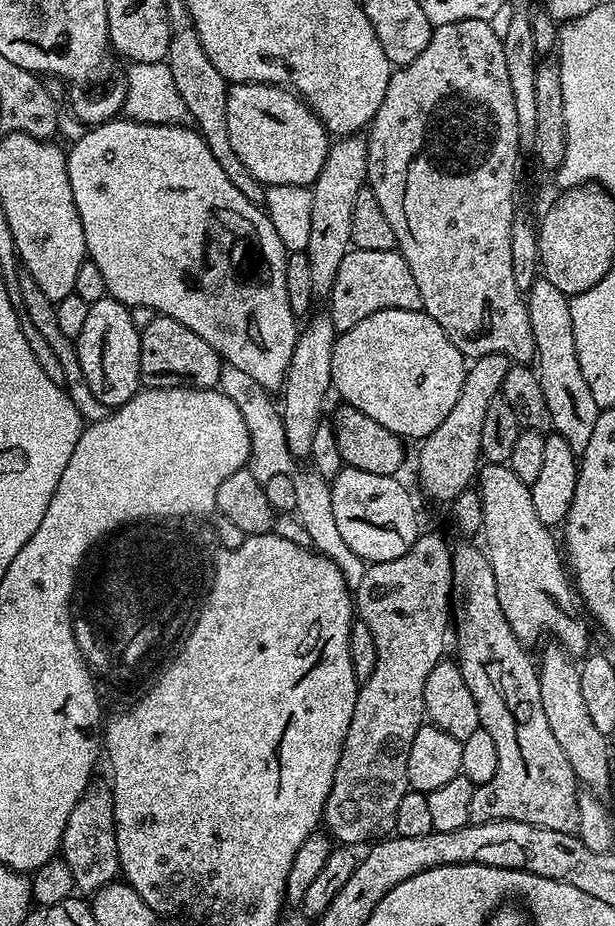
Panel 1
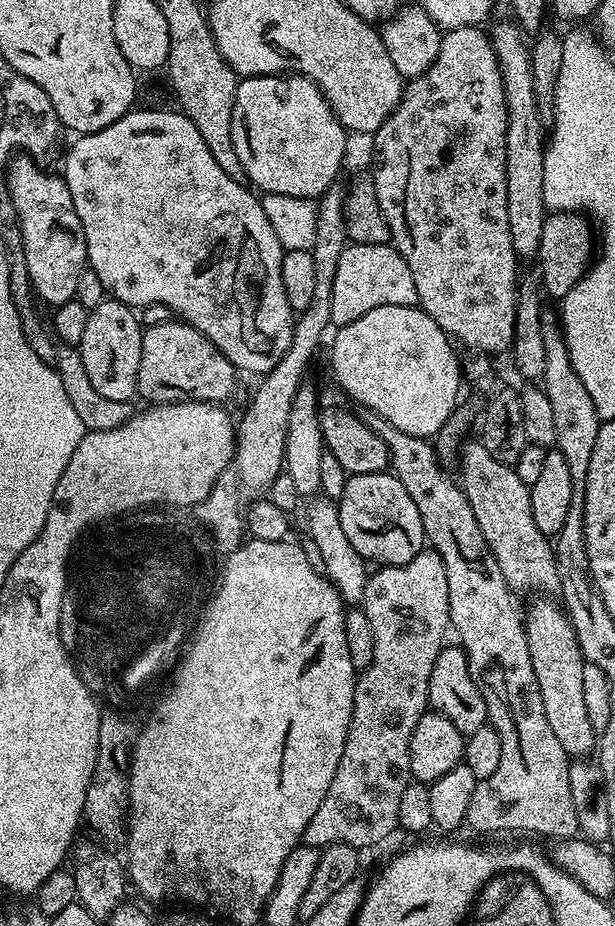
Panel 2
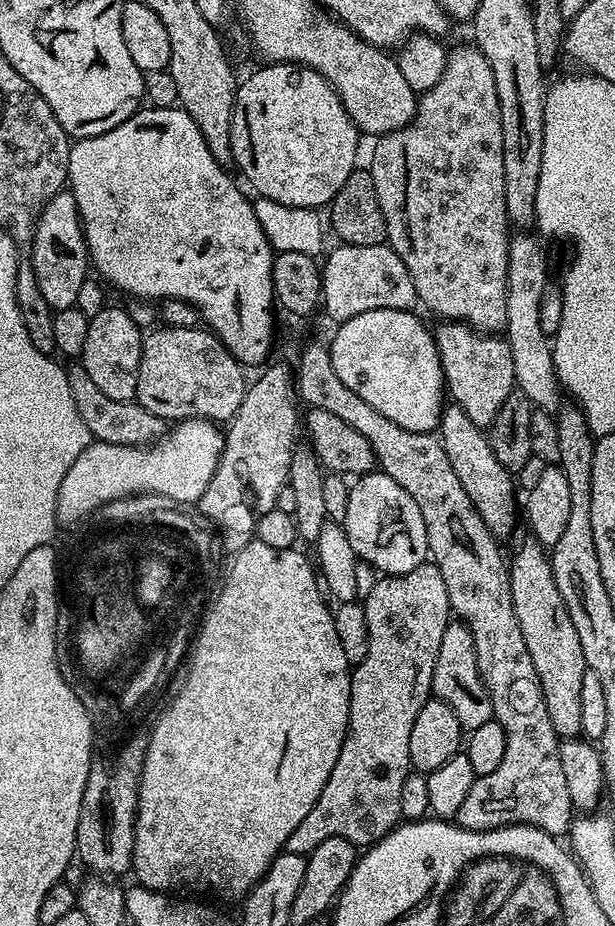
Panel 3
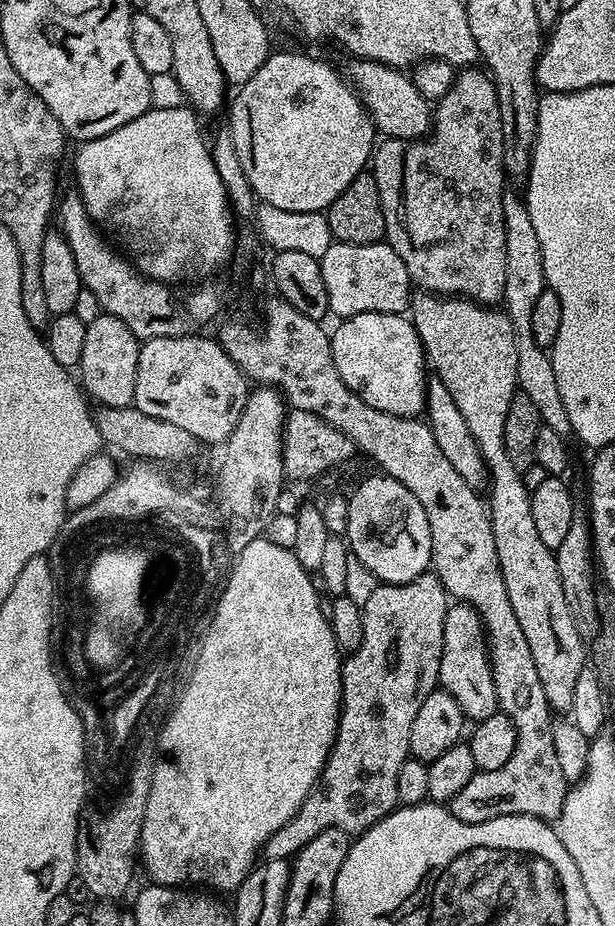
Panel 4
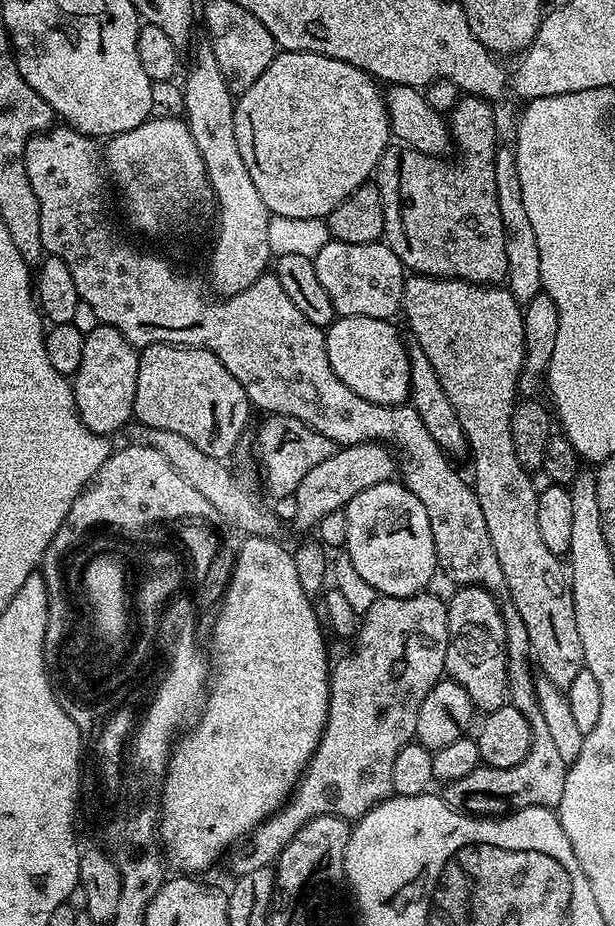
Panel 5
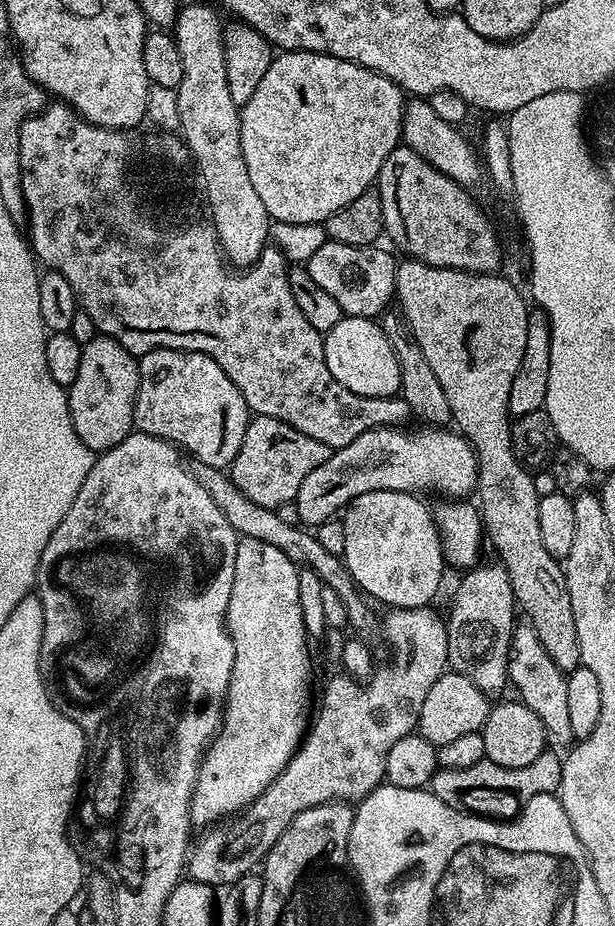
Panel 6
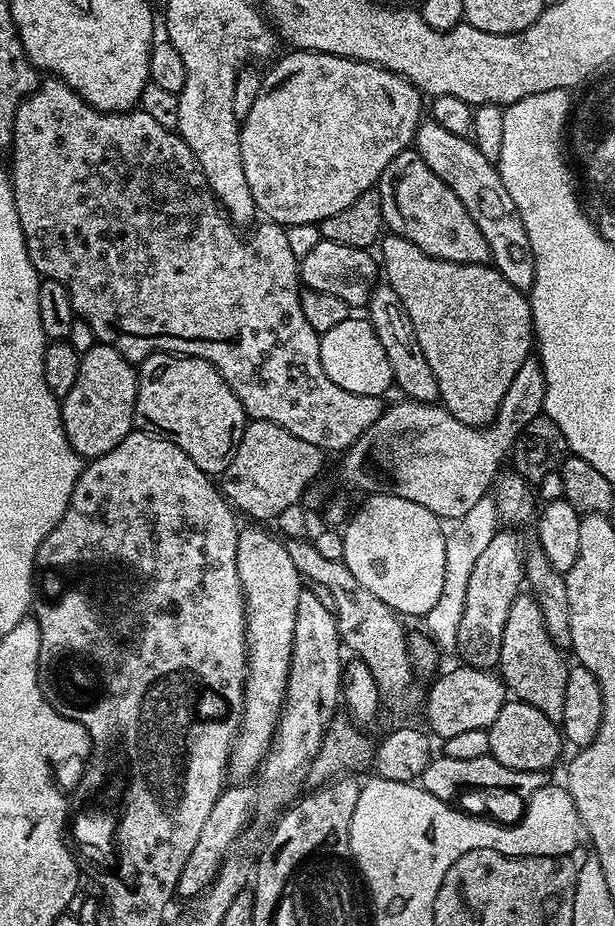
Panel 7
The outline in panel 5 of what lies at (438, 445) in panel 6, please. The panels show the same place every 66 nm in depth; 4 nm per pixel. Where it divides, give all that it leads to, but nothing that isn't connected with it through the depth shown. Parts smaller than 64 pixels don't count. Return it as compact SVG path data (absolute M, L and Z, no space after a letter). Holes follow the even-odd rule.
M379 442L337 447L335 454L326 458L326 462L314 466L314 470L310 470L310 474L298 482L298 490L292 497L296 508L294 520L302 528L315 529L324 516L347 507L349 501L362 490L370 490L370 486L393 479L397 472L398 460L393 449Z

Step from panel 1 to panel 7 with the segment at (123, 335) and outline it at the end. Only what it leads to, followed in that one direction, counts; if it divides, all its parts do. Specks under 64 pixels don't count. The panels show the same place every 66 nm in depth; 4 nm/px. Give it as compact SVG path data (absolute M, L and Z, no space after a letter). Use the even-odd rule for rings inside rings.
M97 343L90 350L86 350L80 357L78 366L78 379L74 381L74 387L70 394L66 394L60 400L60 417L66 438L70 446L82 458L95 458L114 450L122 438L126 438L134 431L136 418L136 377L137 369L133 361L127 360L114 346L106 346Z

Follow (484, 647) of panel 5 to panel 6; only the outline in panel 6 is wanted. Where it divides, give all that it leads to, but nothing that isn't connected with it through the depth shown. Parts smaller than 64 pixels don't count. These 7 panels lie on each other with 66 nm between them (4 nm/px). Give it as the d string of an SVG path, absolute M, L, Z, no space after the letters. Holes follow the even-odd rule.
M481 562L467 569L456 584L452 605L446 612L448 625L448 667L462 674L489 694L500 692L509 683L508 652L512 629L518 616L518 605L510 582L510 574L499 562Z

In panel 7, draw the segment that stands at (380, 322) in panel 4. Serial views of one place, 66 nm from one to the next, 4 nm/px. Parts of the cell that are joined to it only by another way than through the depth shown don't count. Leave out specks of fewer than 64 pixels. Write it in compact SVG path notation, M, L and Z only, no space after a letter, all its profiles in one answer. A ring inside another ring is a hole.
M350 318L323 332L320 337L320 357L326 378L330 378L334 386L350 390L350 394L383 397L384 391L393 387L390 358L386 358L386 350L382 350L382 342L378 342L367 319Z

